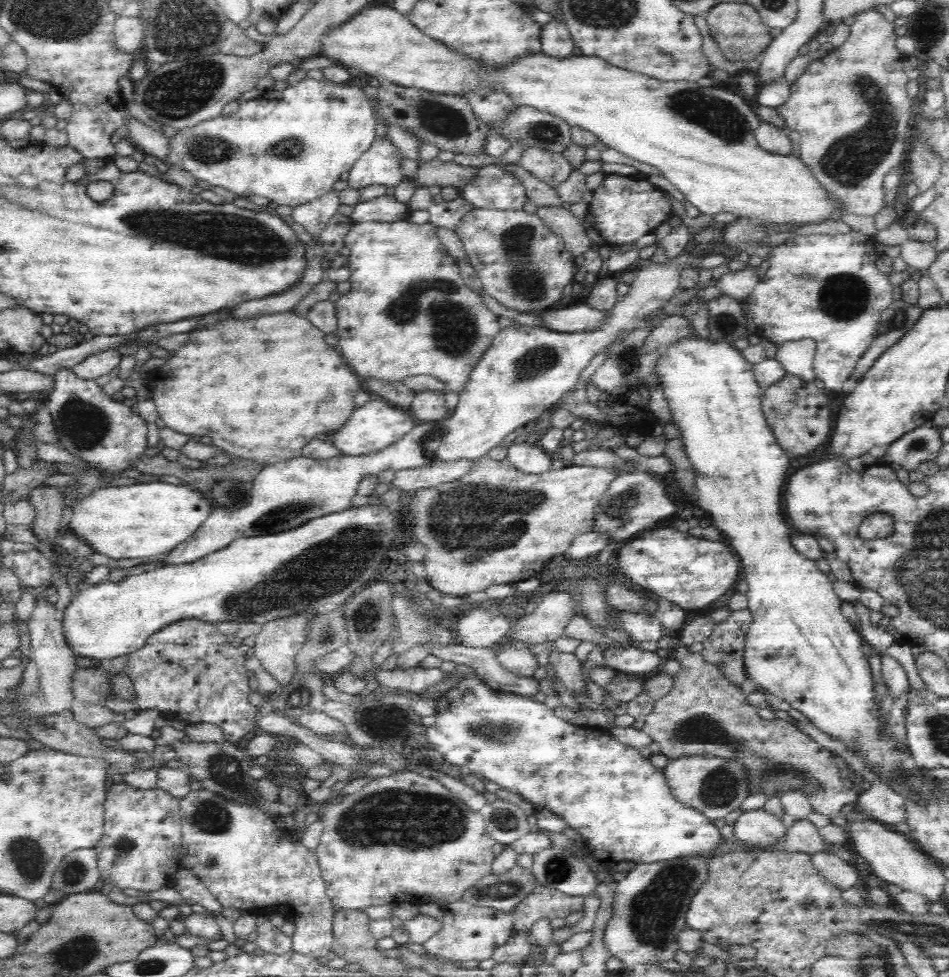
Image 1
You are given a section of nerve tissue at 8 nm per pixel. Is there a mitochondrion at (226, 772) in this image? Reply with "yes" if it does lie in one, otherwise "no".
yes

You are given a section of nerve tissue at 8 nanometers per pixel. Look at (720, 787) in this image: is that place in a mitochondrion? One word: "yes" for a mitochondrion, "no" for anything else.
yes

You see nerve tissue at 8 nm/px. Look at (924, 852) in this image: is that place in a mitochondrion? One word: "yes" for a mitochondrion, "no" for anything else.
no

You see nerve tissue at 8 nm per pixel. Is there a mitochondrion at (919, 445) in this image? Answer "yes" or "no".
yes

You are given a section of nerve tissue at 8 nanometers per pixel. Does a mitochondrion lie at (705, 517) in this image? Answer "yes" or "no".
no

